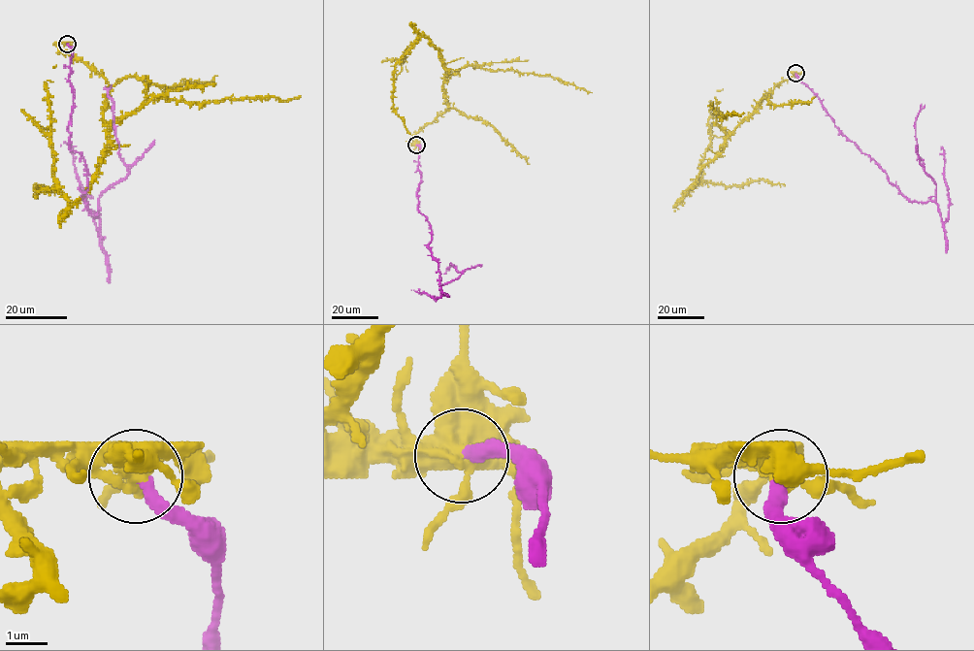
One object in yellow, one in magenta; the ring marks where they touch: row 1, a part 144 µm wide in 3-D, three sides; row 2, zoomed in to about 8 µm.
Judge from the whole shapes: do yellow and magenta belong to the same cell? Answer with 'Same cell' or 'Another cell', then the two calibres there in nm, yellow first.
Another cell. Thickness 480 nm (yellow) against 320 nm

